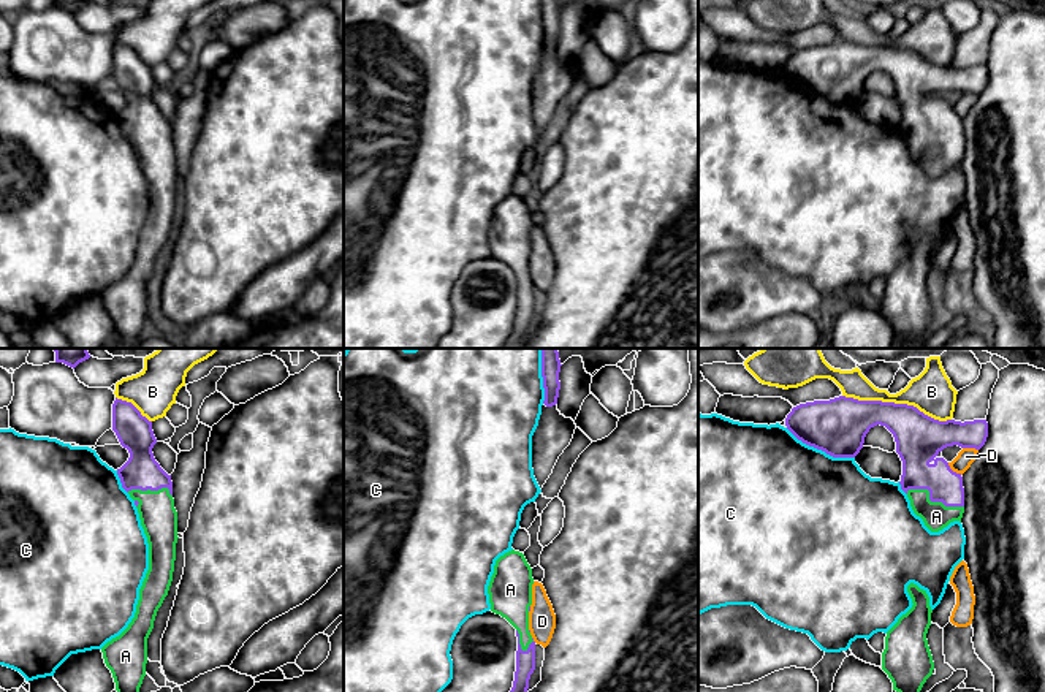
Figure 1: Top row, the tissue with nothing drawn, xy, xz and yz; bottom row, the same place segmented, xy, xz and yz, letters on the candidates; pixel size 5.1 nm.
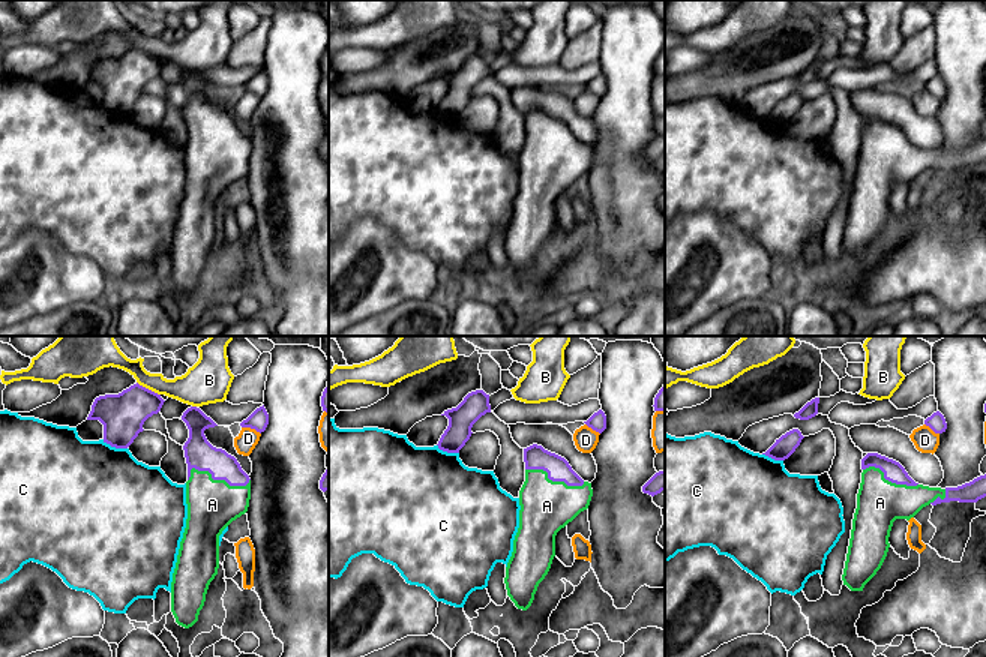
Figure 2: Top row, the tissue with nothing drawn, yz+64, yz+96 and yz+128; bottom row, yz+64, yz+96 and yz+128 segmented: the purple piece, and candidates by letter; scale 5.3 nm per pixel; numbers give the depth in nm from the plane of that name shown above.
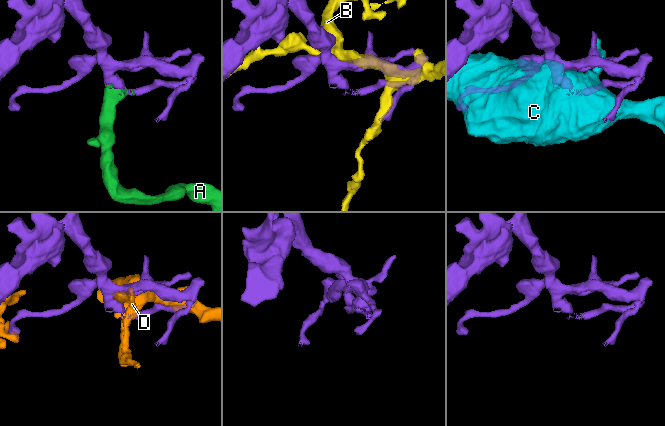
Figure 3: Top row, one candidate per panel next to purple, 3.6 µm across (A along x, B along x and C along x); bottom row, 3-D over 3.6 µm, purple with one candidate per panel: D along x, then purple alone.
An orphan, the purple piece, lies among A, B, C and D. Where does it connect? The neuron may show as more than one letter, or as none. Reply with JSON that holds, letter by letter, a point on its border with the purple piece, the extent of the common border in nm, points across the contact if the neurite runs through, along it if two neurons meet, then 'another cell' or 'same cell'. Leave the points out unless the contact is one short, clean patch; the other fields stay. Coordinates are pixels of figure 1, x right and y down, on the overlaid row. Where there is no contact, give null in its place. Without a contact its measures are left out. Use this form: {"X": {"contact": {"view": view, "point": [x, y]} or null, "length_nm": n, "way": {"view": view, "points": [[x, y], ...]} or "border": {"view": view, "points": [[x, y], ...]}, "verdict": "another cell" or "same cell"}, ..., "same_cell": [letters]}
{"A": {"contact": {"view": "yz", "point": [931, 501]}, "length_nm": 300, "verdict": "same cell"}, "B": {"contact": {"view": "yz", "point": [896, 404]}, "length_nm": 550, "verdict": "another cell"}, "C": {"contact": {"view": "yz", "point": [820, 448]}, "length_nm": 380, "verdict": "another cell"}, "D": {"contact": {"view": "yz", "point": [952, 471]}, "length_nm": 100, "verdict": "another cell"}, "same_cell": ["A"]}

